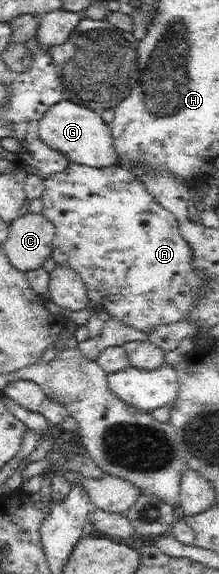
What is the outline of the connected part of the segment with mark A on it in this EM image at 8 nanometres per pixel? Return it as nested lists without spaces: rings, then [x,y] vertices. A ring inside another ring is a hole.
[[[68,162],[66,168],[61,173],[45,180],[42,198],[44,206],[41,212],[56,227],[55,238],[52,243],[53,258],[56,263],[69,264],[69,266],[74,267],[81,274],[90,303],[102,307],[110,312],[110,314],[122,319],[127,325],[136,327],[139,330],[149,329],[149,327],[159,325],[159,323],[178,322],[185,315],[185,311],[189,311],[191,301],[195,297],[195,287],[197,287],[197,278],[195,278],[195,272],[191,270],[190,266],[191,249],[189,244],[179,234],[175,216],[169,213],[160,203],[157,203],[157,200],[145,191],[142,184],[137,182],[137,179],[134,179],[129,170],[120,168],[116,164],[104,168],[96,168],[83,165],[82,163]]]

